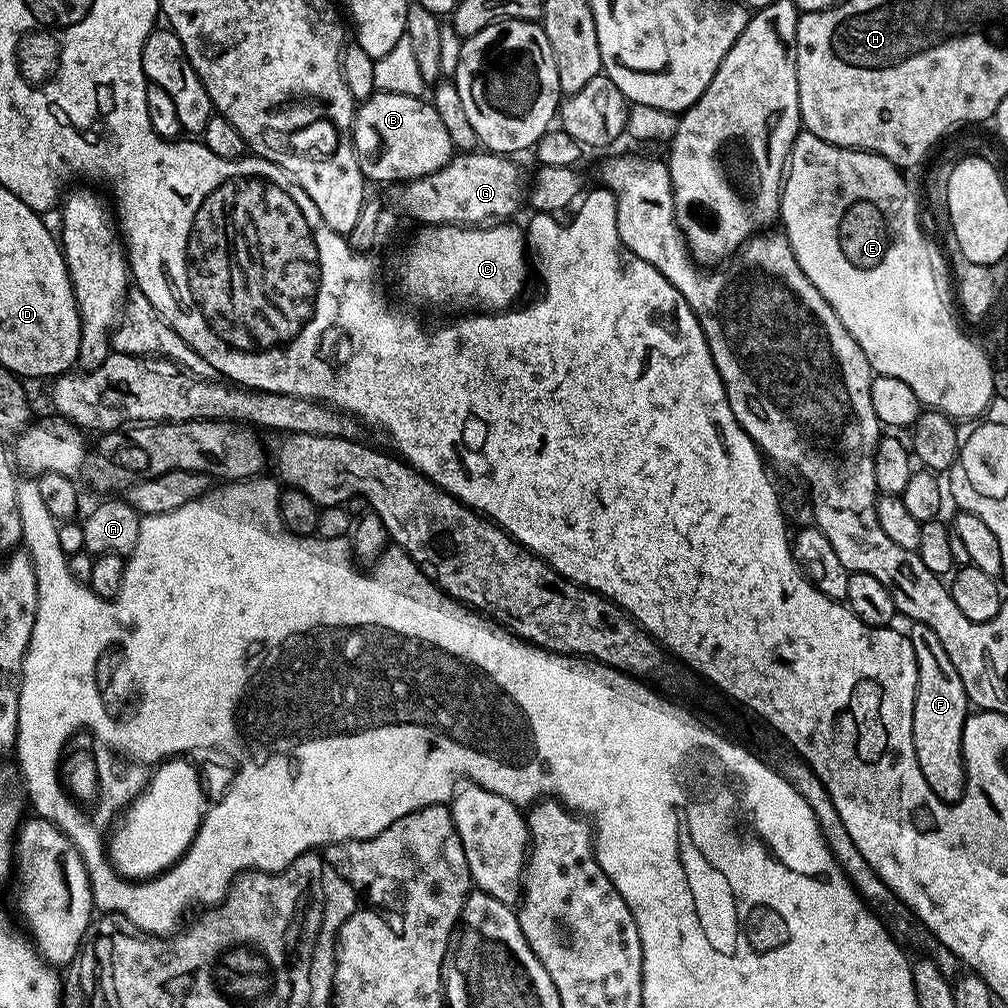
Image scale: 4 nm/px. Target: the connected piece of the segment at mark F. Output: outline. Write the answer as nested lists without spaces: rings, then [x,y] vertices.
[[[914,624],[908,634],[908,641],[914,650],[918,682],[912,702],[912,737],[918,766],[926,786],[934,790],[938,799],[946,804],[956,804],[964,797],[964,788],[968,784],[968,774],[964,771],[964,722],[970,715],[970,701],[954,670],[954,662],[946,655],[942,641],[930,626]]]

